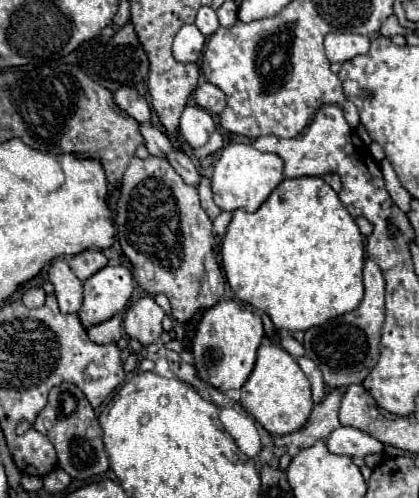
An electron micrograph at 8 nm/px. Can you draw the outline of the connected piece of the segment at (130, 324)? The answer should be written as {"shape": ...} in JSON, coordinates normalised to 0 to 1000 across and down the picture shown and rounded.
{"shape":[[[346,592],[317,604],[298,620],[294,657],[308,677],[337,685],[341,693],[356,693],[370,681],[379,681],[379,673],[389,669],[384,661],[389,637],[394,637],[394,624],[370,608],[360,592]]]}

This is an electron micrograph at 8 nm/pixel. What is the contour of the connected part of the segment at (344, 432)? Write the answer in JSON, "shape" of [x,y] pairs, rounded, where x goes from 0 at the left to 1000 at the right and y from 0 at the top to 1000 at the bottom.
{"shape":[[[809,857],[780,878],[780,898],[790,910],[828,918],[871,918],[890,910],[914,910],[914,890],[881,869],[842,857]]]}

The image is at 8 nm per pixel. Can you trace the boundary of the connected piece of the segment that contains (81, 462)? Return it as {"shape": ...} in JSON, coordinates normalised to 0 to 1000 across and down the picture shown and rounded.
{"shape":[[[146,769],[117,785],[117,809],[107,821],[88,833],[88,845],[79,853],[93,869],[107,869],[117,886],[126,890],[141,938],[165,950],[174,962],[203,966],[227,954],[241,954],[260,942],[260,922],[246,894],[246,865],[232,849],[232,837],[222,829],[222,817],[203,801],[198,785],[184,773]]]}

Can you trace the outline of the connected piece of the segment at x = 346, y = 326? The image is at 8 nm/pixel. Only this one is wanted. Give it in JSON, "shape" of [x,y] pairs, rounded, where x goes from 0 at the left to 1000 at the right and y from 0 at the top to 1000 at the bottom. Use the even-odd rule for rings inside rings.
{"shape":[[[876,520],[866,536],[866,570],[866,604],[847,624],[728,665],[728,713],[752,725],[752,733],[771,745],[776,769],[800,781],[862,769],[905,725],[909,657],[919,645],[919,556],[905,532],[885,520]]]}

